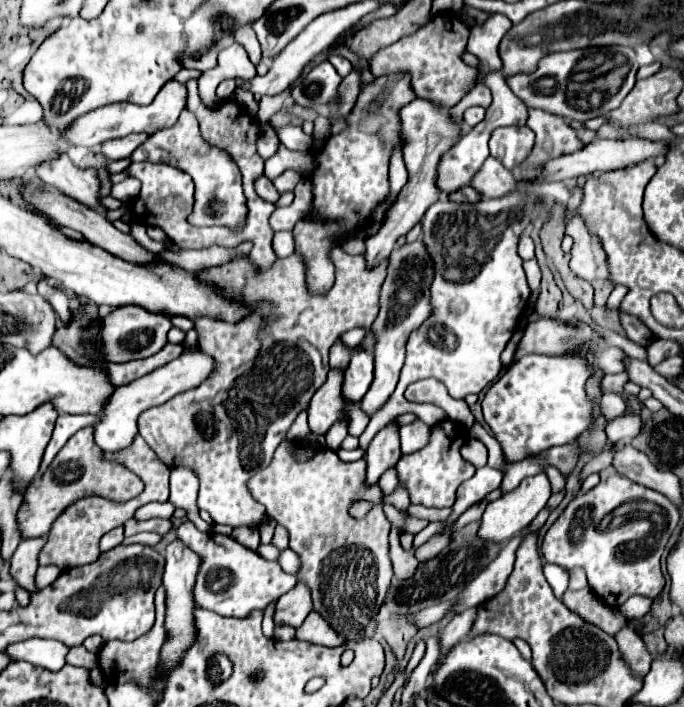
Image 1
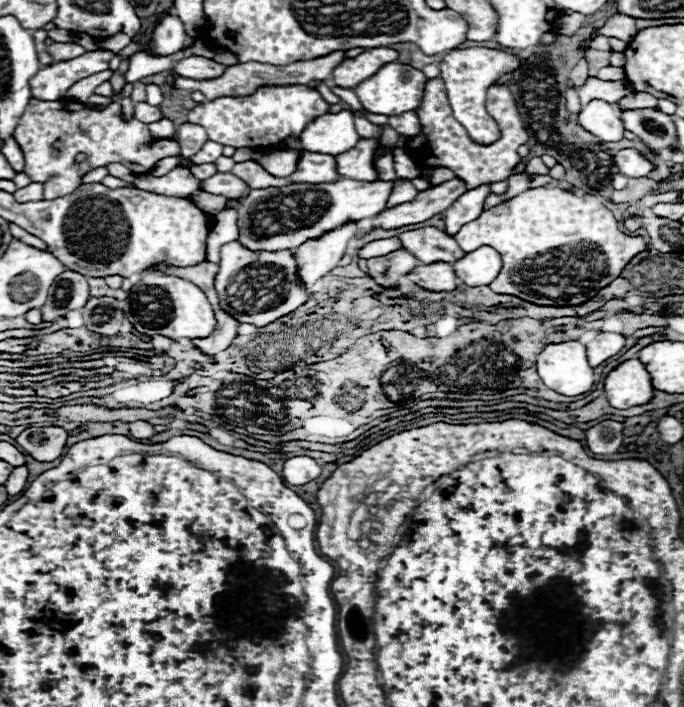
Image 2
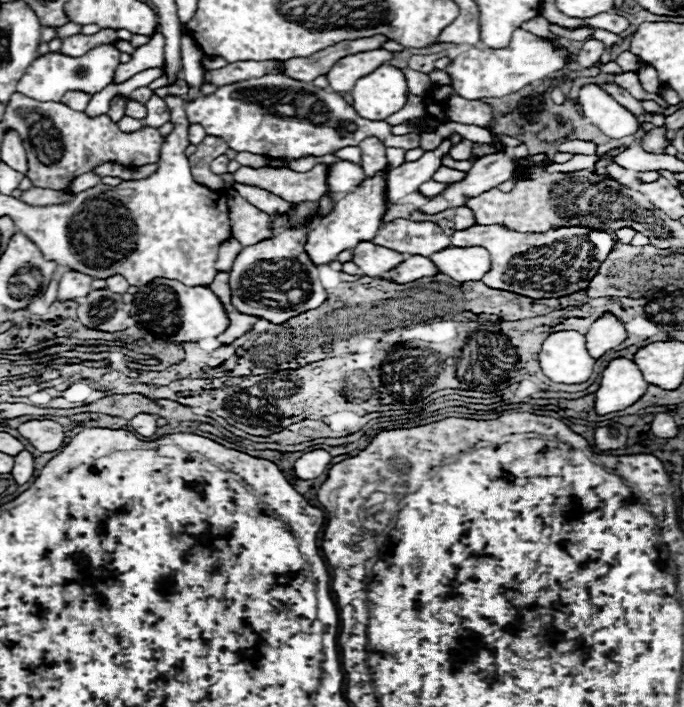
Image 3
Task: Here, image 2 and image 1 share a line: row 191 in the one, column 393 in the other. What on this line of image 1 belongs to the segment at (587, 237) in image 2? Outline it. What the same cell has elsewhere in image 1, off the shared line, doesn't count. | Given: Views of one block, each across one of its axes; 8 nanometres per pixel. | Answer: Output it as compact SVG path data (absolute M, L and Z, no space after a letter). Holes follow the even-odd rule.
M392 528L392 532L390 532L390 558L392 558L392 564L394 564L394 576L406 578L406 576L414 574L414 568L418 566L418 560L414 556L414 552L406 552L400 546L398 534L400 532L396 528Z

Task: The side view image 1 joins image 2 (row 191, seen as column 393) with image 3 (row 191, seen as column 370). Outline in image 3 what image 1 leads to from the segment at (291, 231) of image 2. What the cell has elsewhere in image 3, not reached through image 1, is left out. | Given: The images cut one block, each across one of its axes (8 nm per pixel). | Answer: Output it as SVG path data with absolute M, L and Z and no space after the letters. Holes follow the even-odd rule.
M442 142L434 152L426 152L416 162L406 162L400 168L392 168L386 176L386 202L396 204L408 194L416 192L420 184L428 182L436 168L440 168L440 158L450 150L450 142Z

